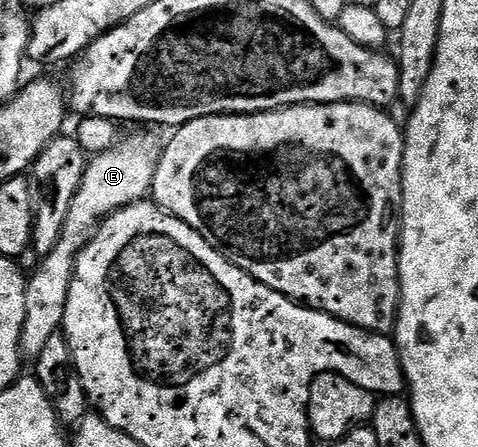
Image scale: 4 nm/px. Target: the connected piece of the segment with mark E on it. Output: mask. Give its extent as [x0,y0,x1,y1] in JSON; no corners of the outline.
[21,130,162,357]

